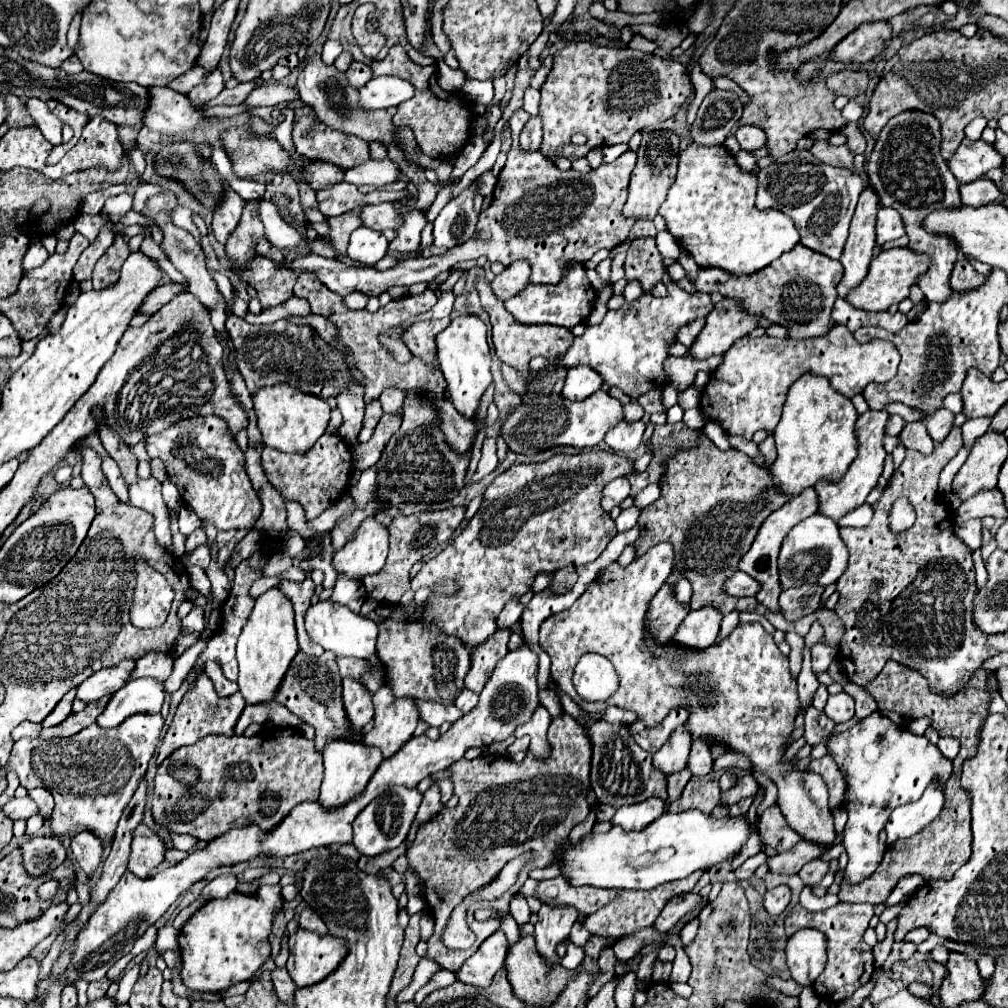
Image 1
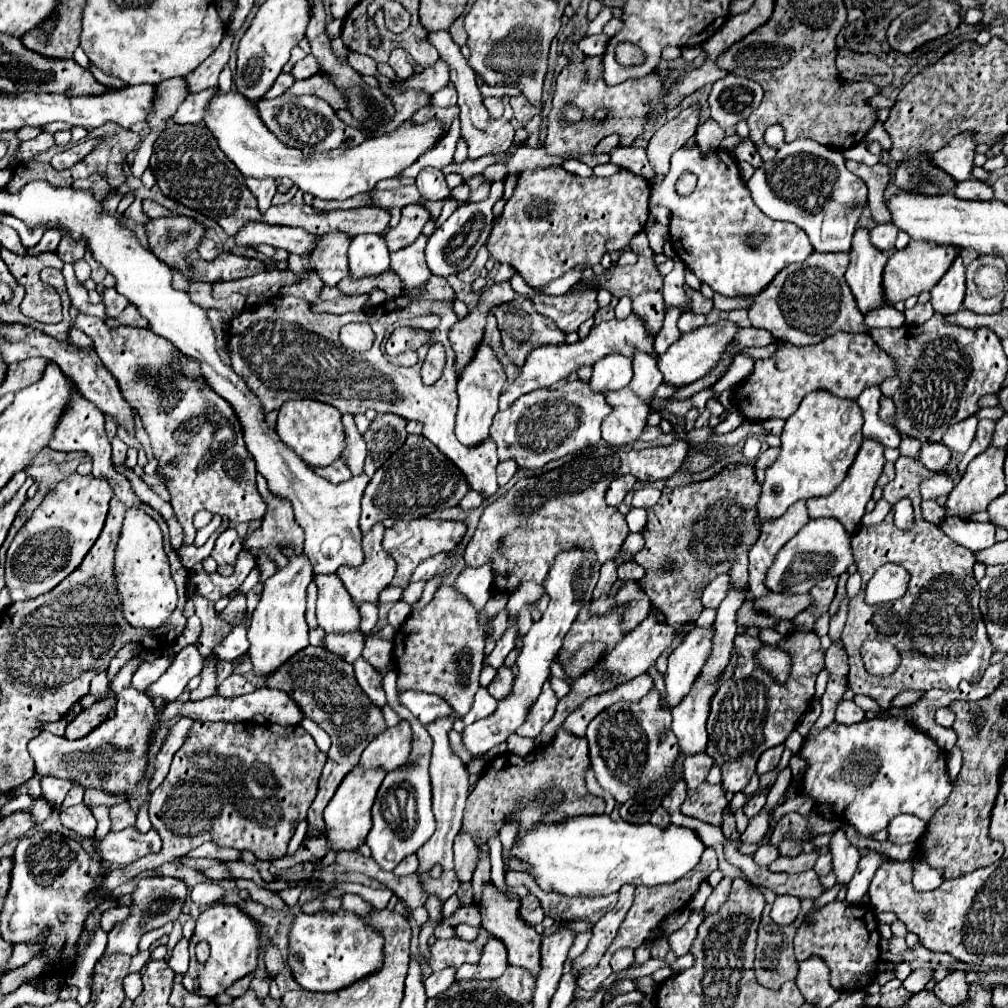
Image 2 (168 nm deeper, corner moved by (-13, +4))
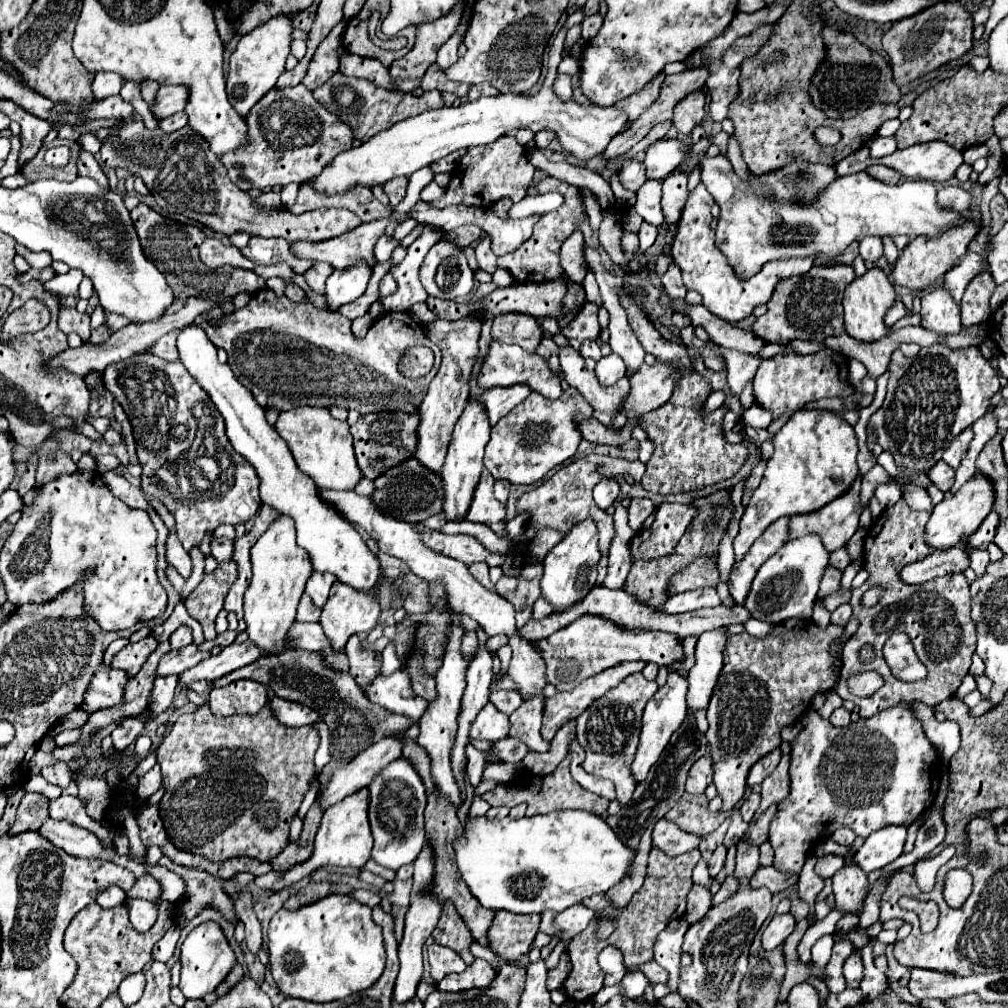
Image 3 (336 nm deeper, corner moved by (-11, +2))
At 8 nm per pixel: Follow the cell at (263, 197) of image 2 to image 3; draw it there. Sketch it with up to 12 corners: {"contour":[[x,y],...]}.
{"contour":[[304,84],[272,88],[222,154],[240,190],[304,184],[354,136]]}

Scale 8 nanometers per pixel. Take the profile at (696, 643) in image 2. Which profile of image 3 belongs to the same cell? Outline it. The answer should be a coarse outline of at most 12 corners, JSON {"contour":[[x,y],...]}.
{"contour":[[670,674],[646,704],[634,762],[644,782],[686,718],[686,678]]}

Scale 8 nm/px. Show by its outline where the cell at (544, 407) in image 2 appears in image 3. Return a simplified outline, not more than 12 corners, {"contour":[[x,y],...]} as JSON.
{"contour":[[578,390],[532,392],[492,428],[484,468],[528,486],[576,454]]}

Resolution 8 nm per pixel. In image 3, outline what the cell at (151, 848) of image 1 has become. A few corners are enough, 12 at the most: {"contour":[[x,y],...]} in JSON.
{"contour":[[48,818],[38,834],[78,858],[110,860],[92,832]]}

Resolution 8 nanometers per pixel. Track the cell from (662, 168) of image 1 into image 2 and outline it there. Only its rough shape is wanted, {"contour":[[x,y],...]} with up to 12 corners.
{"contour":[[686,108],[648,142],[656,176],[670,172],[670,158],[694,138],[698,110]]}

